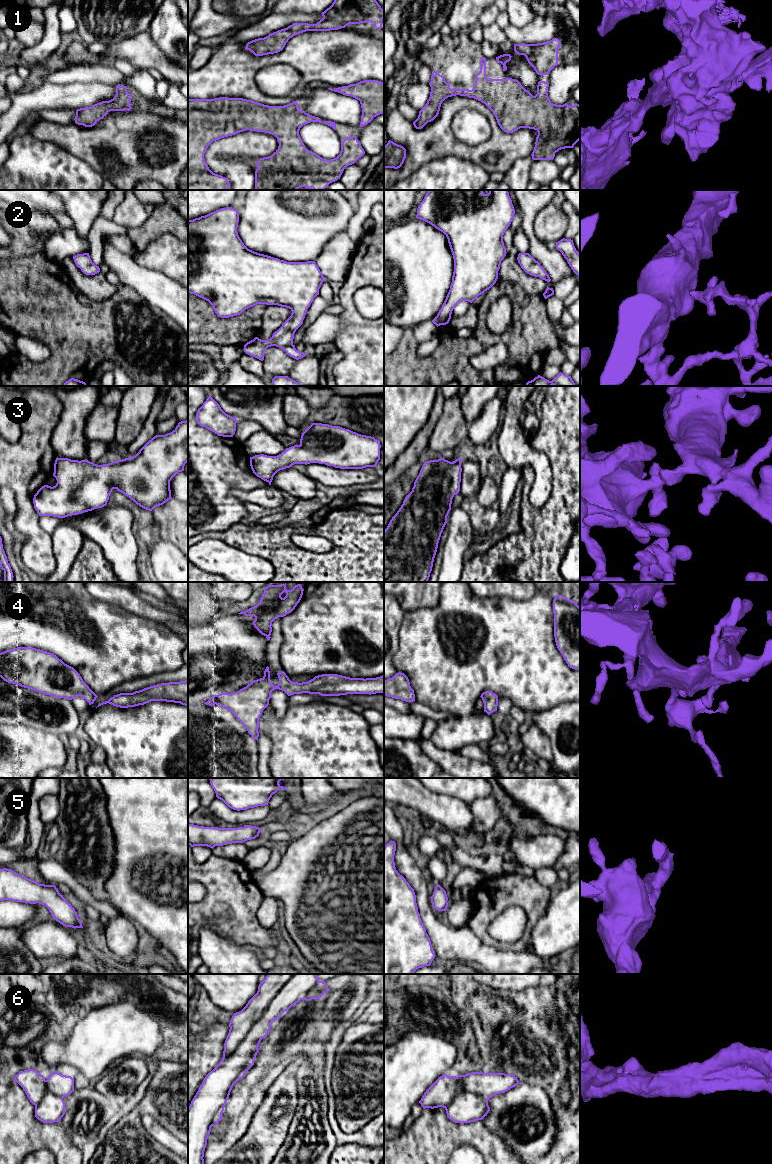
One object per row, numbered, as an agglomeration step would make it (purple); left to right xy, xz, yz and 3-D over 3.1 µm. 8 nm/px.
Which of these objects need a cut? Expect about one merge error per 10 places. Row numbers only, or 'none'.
none

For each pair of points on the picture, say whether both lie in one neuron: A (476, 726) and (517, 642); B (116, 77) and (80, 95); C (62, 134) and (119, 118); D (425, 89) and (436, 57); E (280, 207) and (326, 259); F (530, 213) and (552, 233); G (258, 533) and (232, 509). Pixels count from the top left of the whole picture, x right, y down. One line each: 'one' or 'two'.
A: one
B: two
C: one
D: two
E: two
F: two
G: two

